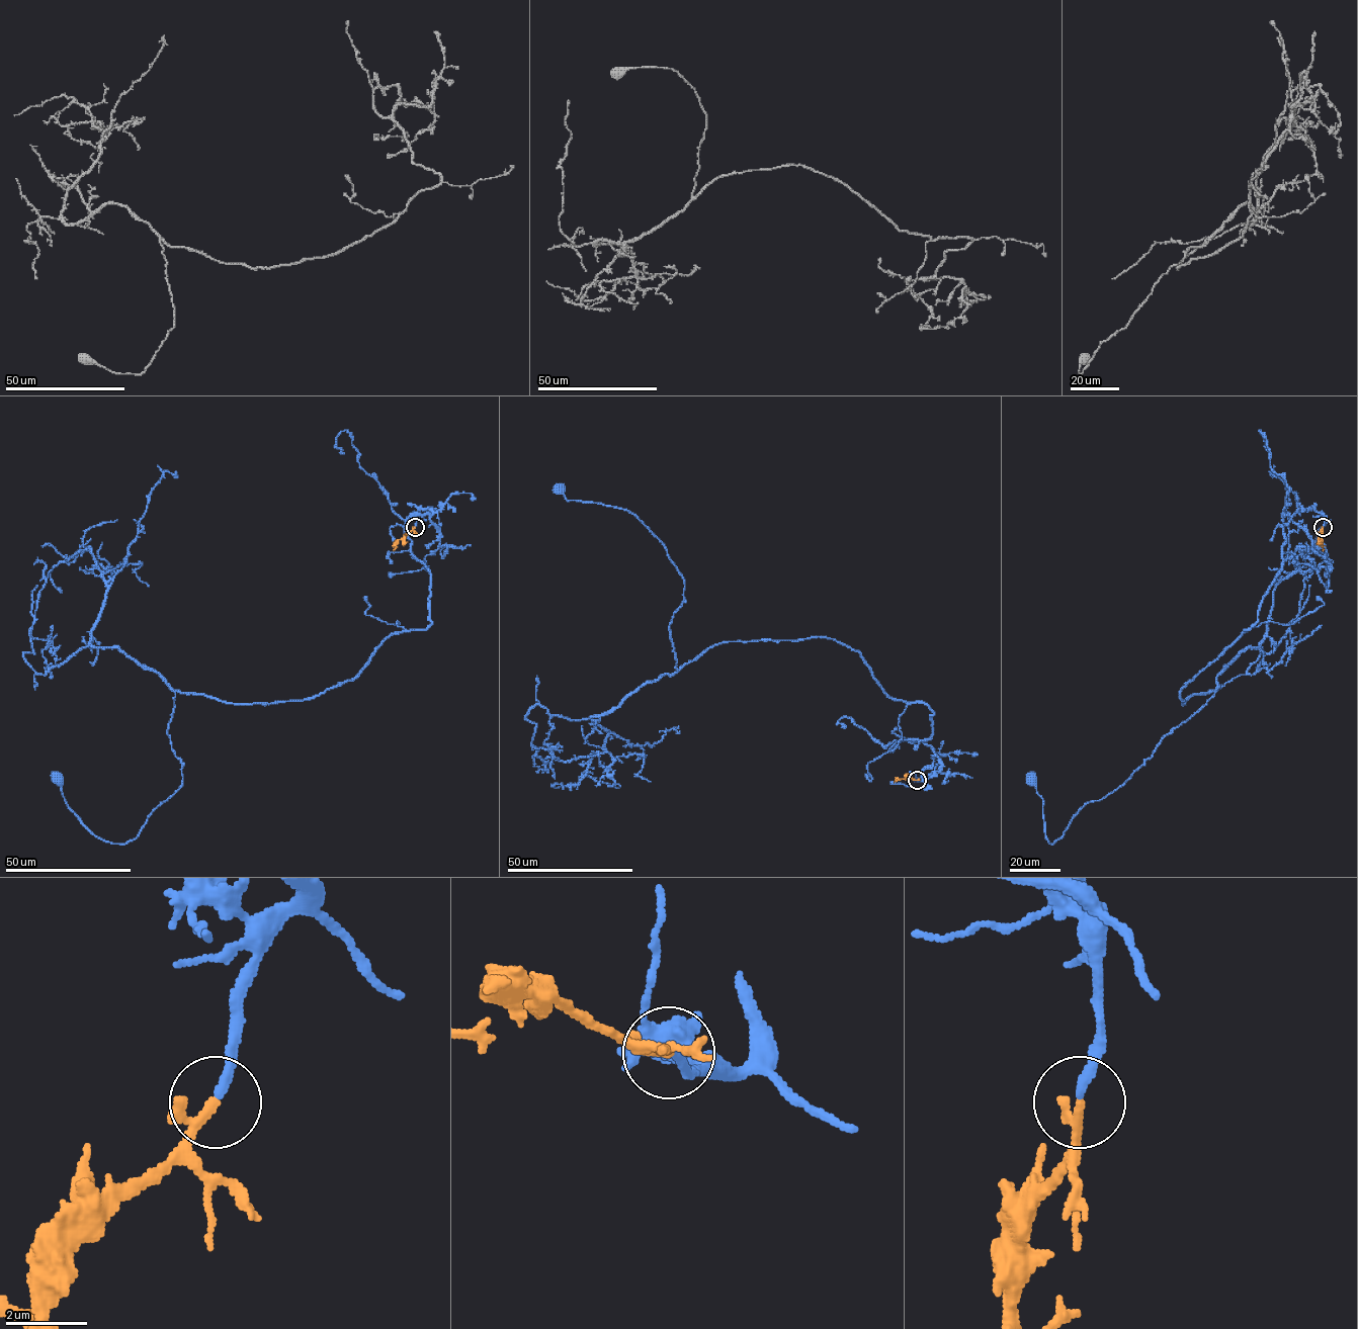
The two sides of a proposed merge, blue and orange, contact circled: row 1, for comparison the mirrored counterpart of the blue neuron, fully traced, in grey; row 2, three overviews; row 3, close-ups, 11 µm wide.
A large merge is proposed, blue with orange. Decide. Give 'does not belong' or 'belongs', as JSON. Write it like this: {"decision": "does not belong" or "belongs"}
{"decision": "belongs"}

